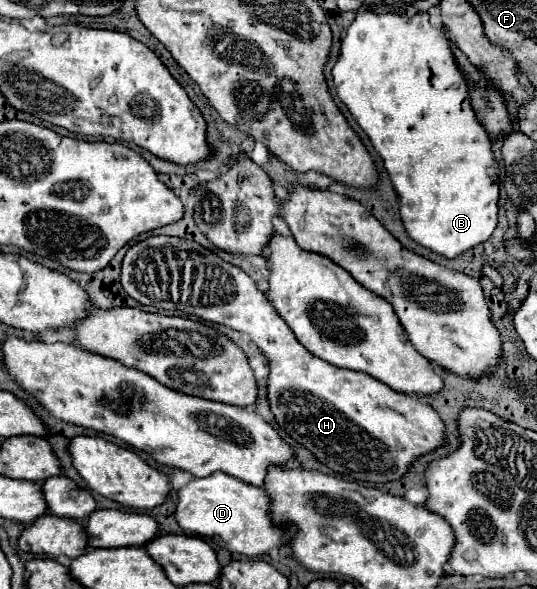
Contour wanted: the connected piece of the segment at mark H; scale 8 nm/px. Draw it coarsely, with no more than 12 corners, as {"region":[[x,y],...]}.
{"region":[[150,236],[124,292],[248,334],[278,426],[336,474],[398,480],[426,400],[310,354],[242,268]]}

